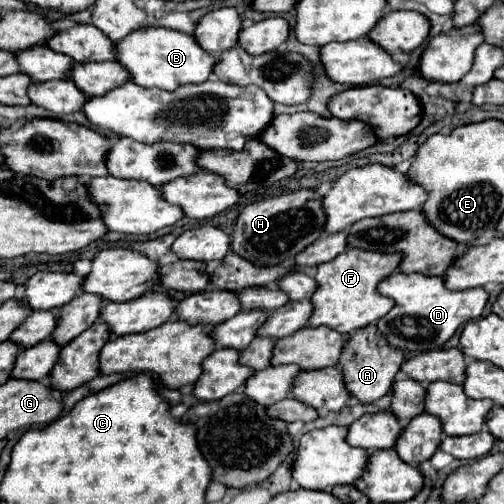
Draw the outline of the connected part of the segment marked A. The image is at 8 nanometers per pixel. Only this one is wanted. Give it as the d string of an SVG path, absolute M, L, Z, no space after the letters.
M369 324L351 334L339 360L345 374L345 384L359 402L375 402L381 396L385 396L391 390L395 374L401 370L403 362L405 362L405 352L401 352L401 348L393 348L385 340L385 336L377 332L377 324Z

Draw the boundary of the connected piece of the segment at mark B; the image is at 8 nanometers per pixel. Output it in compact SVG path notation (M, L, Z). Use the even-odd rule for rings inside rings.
M139 28L125 36L125 40L115 42L115 56L121 68L129 74L129 80L141 88L161 88L175 90L181 84L205 82L211 74L215 58L201 50L191 34L165 30L165 28Z

